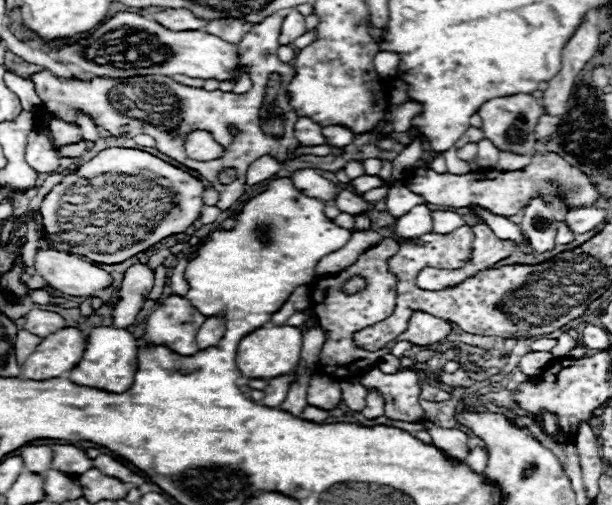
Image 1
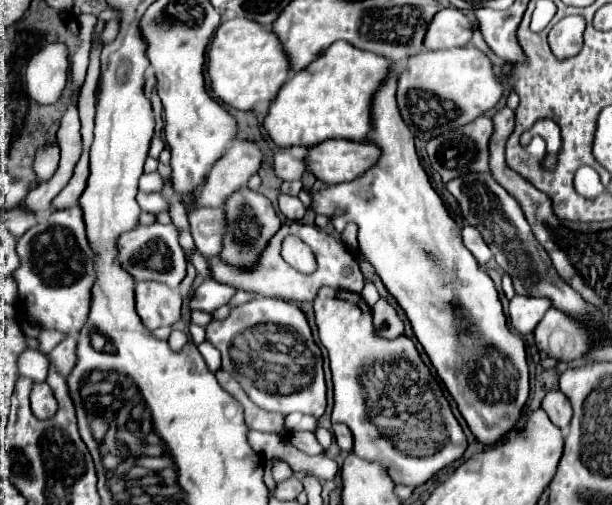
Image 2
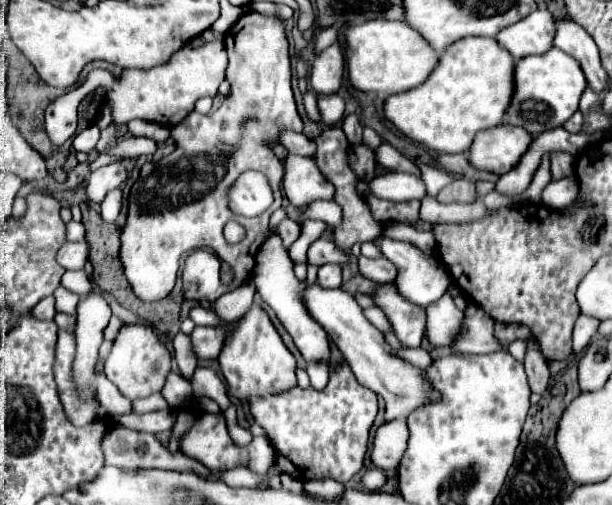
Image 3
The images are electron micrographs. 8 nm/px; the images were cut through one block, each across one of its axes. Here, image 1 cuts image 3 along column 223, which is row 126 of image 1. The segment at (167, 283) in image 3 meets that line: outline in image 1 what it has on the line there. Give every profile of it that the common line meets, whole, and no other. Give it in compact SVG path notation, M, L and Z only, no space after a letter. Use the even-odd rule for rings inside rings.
M280 14L268 16L266 20L254 24L252 30L246 32L246 36L238 42L240 62L250 68L252 82L254 82L252 90L248 90L246 94L232 94L232 92L222 92L222 90L210 92L204 88L190 88L190 86L174 82L168 76L161 75L136 76L136 78L128 78L128 80L92 78L90 82L68 82L68 80L58 80L48 70L42 70L38 74L32 74L30 80L36 84L36 92L44 102L42 106L52 114L60 114L68 120L74 120L74 112L70 110L70 106L76 106L82 112L86 112L90 118L94 118L98 126L108 128L108 132L112 136L134 138L136 134L150 134L156 140L158 150L162 154L170 156L172 160L176 160L176 162L196 170L200 176L204 176L220 192L220 200L216 206L220 210L228 210L222 206L232 206L244 194L246 170L256 158L270 154L270 156L278 158L278 162L284 164L286 160L294 160L292 152L298 146L302 146L296 140L292 128L286 130L282 140L276 140L276 138L264 134L260 128L260 122L262 122L260 110L264 104L268 76L272 72L278 72L282 76L282 84L288 84L296 74L296 70L290 64L280 62L280 58L276 54L280 42L278 42L278 38L274 38L274 34L280 34L282 20L284 18ZM228 126L234 126L238 130L238 134L232 136ZM190 130L208 130L214 136L214 140L224 148L224 154L220 158L208 160L208 162L190 160L184 152L184 138ZM222 168L236 168L238 176L232 184L222 184L218 180L218 174Z

